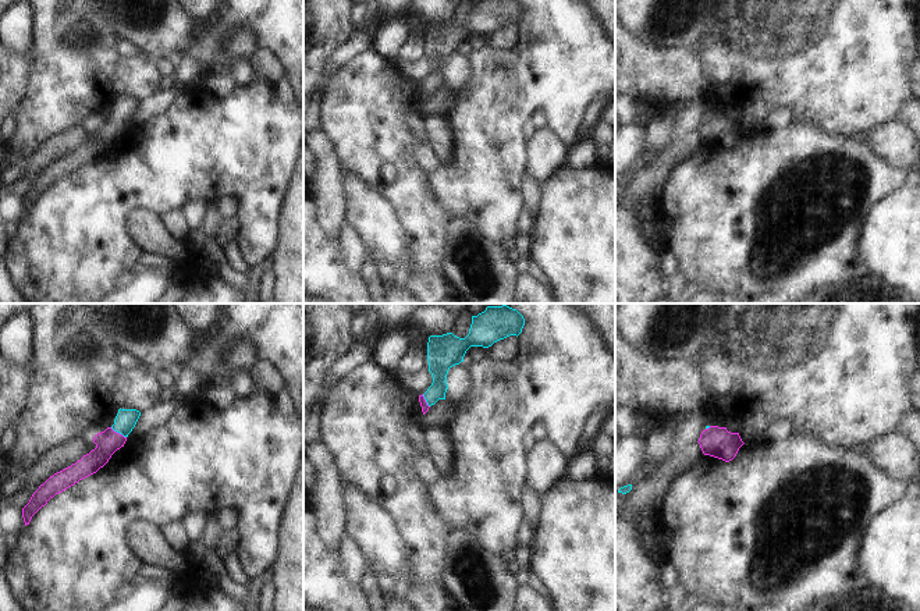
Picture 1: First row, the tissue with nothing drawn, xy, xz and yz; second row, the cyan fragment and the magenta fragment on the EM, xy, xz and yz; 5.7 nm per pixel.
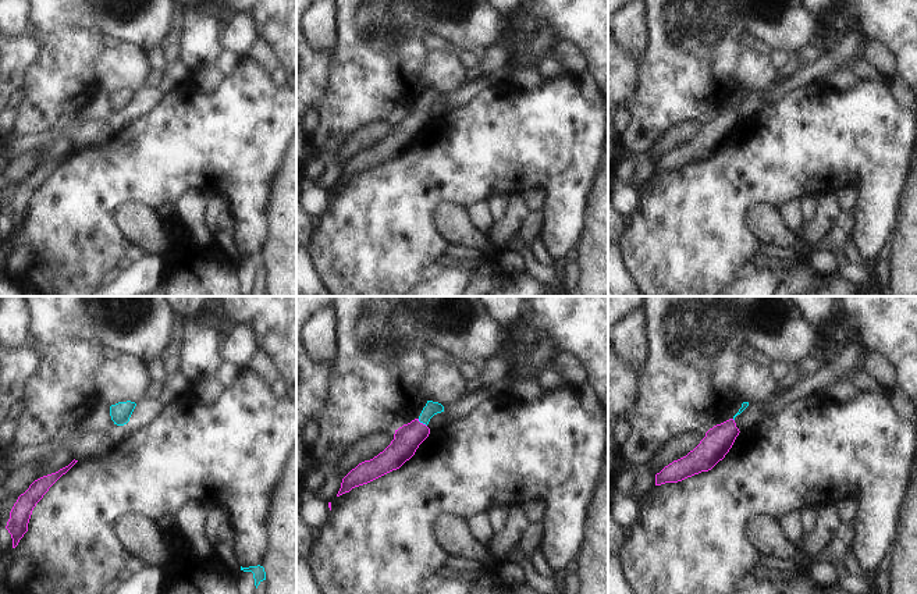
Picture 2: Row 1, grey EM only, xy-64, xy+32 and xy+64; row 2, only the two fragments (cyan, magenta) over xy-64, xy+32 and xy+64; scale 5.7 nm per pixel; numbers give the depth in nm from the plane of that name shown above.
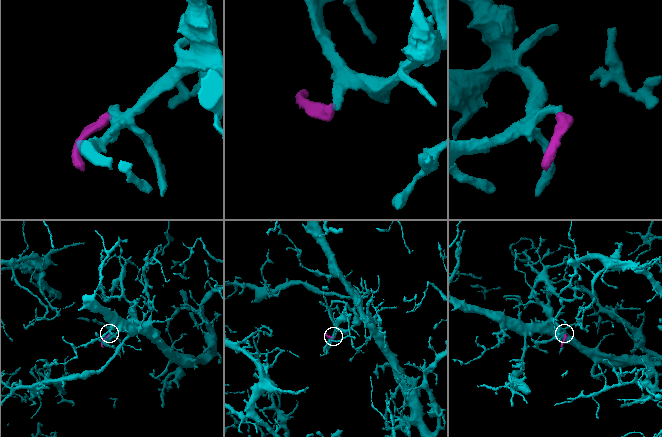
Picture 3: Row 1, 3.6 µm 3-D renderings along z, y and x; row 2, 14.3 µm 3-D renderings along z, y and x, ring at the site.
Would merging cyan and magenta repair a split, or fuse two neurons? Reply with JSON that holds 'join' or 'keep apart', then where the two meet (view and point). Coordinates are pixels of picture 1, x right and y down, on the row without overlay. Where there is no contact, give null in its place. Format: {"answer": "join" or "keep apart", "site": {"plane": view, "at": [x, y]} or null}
{"answer": "join", "site": {"plane": "xy", "at": [119, 120]}}

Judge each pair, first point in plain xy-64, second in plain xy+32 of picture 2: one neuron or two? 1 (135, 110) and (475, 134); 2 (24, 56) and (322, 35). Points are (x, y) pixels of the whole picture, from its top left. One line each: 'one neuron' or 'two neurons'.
1: two neurons
2: two neurons

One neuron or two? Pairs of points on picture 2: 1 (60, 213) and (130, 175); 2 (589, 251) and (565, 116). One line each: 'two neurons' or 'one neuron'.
1: one neuron
2: two neurons

